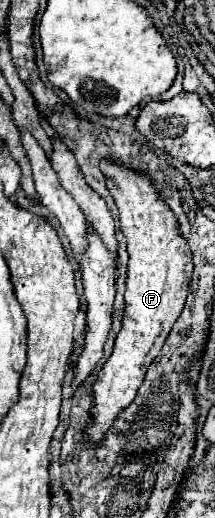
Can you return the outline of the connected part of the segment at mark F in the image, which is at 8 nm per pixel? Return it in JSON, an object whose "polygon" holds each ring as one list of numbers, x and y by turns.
{"polygon":[[102,162,102,172,108,176,108,188,110,188,110,194,118,206,118,212,120,212,120,230,126,236,130,260,128,260,128,278,126,278,126,292,124,292,126,308,124,308,124,318,122,318,122,330,116,336,112,356,102,366,98,380,92,386,92,390,94,390,94,408,92,408,94,424,88,428,88,438,94,442,102,440,104,432,116,420,118,412,124,410,134,400,150,362,160,352,166,336,170,334,172,324,176,322,176,318,178,318,178,314,186,302,188,282,192,278,192,268,194,268,192,266,192,252,190,252,186,240,180,236,176,216,158,198,158,192,152,186,150,178,136,174,132,170,126,170,122,166,116,166,114,162]]}

